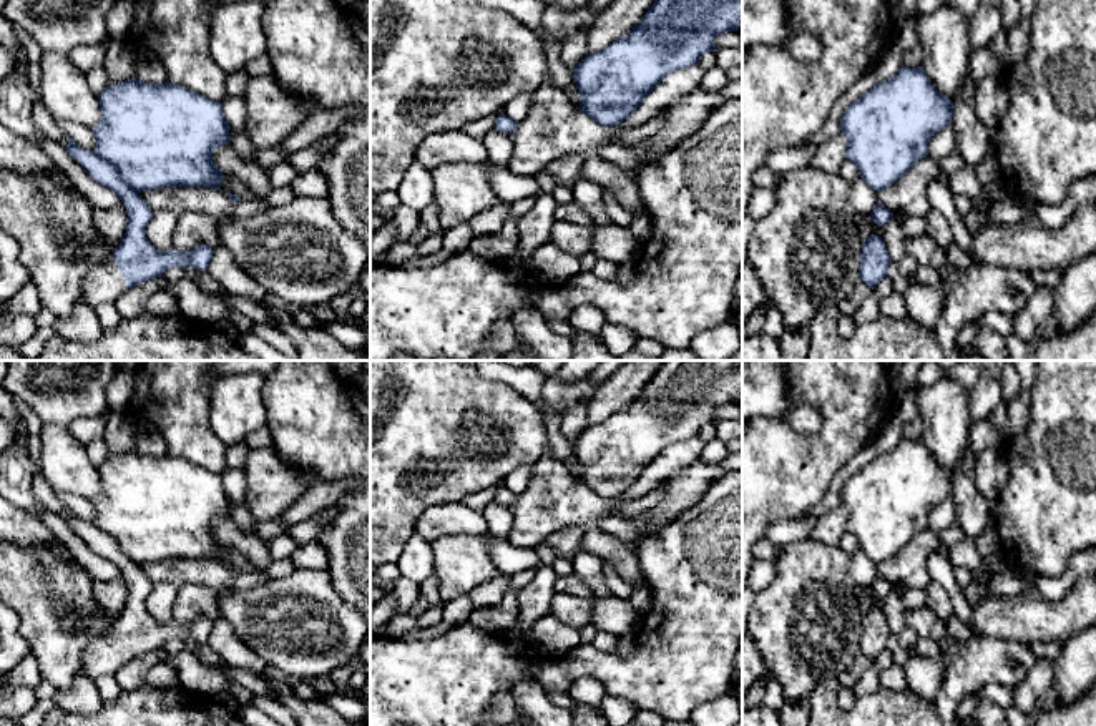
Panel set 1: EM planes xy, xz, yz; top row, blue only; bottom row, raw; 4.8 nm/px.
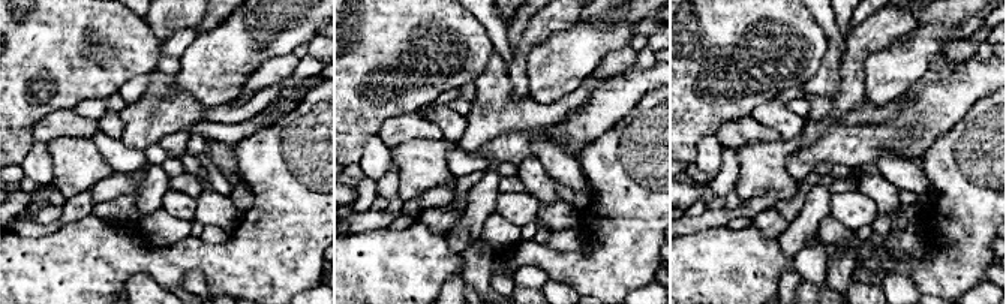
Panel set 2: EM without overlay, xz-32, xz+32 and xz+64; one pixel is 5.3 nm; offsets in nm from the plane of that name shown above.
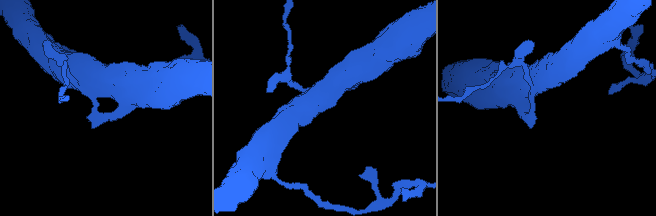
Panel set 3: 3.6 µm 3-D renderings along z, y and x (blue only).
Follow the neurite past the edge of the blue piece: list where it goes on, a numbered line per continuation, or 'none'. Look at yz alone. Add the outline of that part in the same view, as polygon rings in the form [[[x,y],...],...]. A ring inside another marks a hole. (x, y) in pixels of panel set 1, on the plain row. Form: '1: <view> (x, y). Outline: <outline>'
none

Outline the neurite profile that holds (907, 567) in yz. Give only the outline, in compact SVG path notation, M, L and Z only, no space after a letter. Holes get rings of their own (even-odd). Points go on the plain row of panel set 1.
M925 528L893 557L877 563L875 573L892 585L902 585L905 590L925 588L930 583L927 558L938 545L938 532Z

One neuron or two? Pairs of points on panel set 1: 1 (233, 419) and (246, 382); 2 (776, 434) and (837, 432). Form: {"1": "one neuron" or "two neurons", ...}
{"1": "one neuron", "2": "one neuron"}

